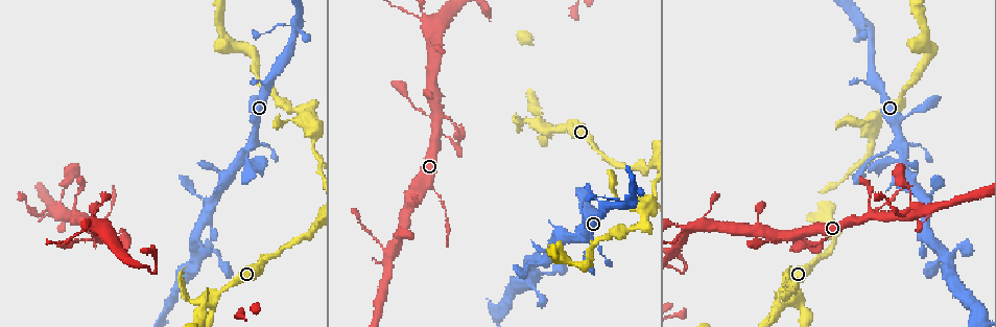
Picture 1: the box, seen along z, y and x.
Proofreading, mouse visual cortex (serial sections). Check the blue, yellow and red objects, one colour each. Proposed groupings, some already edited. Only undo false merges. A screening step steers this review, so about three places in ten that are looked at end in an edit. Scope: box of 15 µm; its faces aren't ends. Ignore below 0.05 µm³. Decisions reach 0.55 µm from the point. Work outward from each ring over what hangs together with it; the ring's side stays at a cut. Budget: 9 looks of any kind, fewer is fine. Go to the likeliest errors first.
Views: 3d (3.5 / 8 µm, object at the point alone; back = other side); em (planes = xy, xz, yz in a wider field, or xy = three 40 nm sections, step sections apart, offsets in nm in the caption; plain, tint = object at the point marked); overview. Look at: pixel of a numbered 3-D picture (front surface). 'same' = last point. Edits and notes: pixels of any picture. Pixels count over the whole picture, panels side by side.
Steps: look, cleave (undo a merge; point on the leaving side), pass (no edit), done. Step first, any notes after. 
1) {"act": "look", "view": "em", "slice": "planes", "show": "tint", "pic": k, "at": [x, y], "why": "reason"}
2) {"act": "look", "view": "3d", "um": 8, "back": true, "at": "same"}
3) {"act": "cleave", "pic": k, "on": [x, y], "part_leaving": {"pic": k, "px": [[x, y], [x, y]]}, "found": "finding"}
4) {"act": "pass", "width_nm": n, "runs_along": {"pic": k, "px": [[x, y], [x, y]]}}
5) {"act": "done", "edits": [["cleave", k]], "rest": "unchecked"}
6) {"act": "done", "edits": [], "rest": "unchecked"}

{"act": "look", "view": "3d", "um": 3.5, "pic": 1, "at": [432, 187], "why": "calibre changes"}

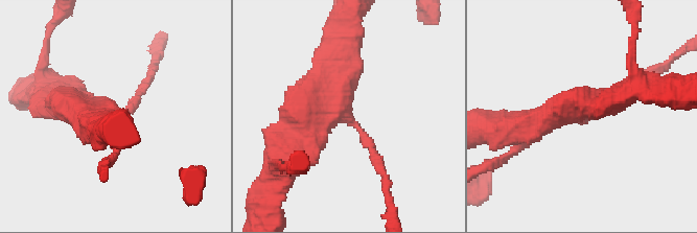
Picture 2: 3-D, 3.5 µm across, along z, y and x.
{"act": "look", "view": "em", "slice": "xy", "step": 1, "show": "plain", "pic": 2, "at": [350, 121], "arm_widths_nm": [150, 450]}

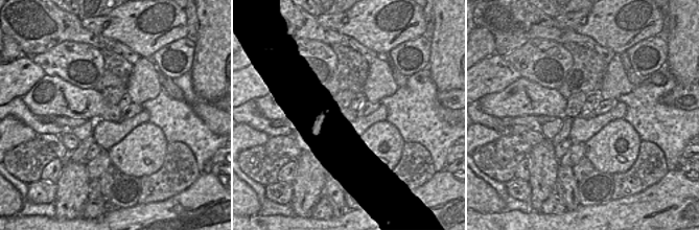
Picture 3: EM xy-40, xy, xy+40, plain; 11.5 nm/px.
{"act": "look", "view": "em", "slice": "xy", "step": 1, "show": "tint", "at": "same"}

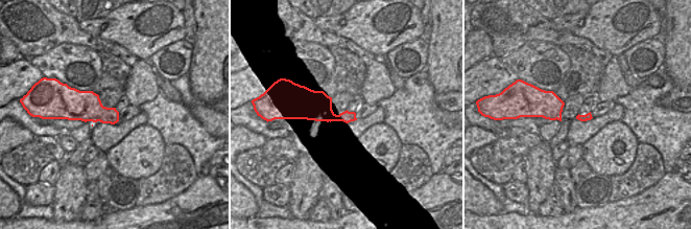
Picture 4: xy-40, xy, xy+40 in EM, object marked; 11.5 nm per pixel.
{"act": "cleave", "pic": 2, "on": [373, 153], "width_nm": 170, "part_leaving": {"pic": 2, "px": [[359, 130], [372, 146], [392, 205]]}, "found": "two cells meet here"}

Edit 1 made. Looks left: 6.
{"act": "look", "view": "overview", "why": "redraw"}

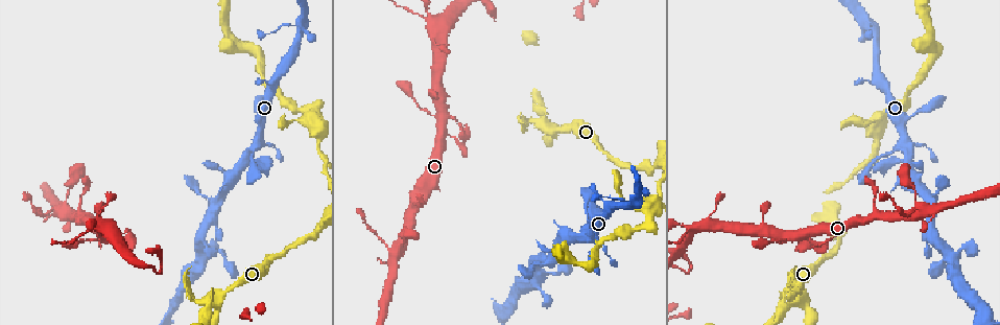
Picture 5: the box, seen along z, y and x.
{"act": "look", "view": "3d", "um": 8, "pic": 5, "at": [454, 138], "why": "sudden change in width"}

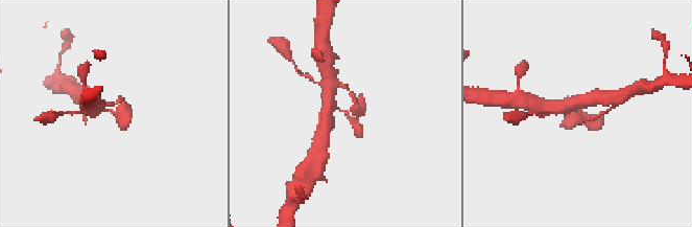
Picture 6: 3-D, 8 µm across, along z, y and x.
{"act": "look", "view": "em", "slice": "planes", "show": "tint", "pic": 6, "at": [348, 115]}

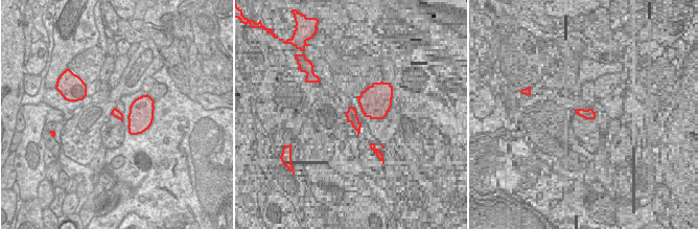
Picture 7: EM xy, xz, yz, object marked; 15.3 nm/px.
{"act": "pass", "width_nm": 220, "runs_along": {"pic": 6, "px": [[94, 103], [121, 116], [125, 127]]}, "found": "continuous, no second cell"}

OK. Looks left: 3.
{"act": "look", "view": "3d", "um": 3.5, "pic": 5, "at": [544, 117], "why": "narrows sharply"}

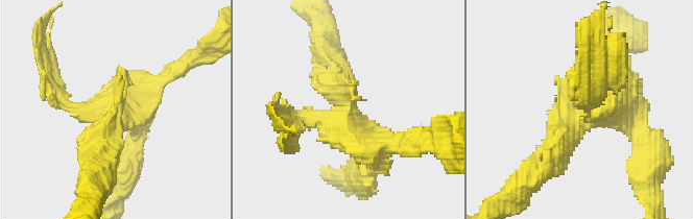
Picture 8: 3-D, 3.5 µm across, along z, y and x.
{"act": "cleave", "pic": 8, "on": [105, 130], "found": "two cells meet here"}

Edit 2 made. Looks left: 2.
{"act": "look", "view": "3d", "um": 3.5, "back": true, "pic": 5, "at": [97, 230], "why": "four or more arms meet"}

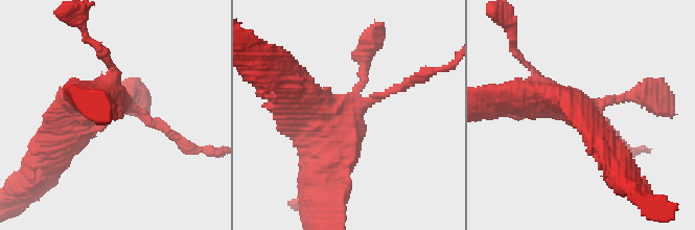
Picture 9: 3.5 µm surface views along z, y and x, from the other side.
{"act": "look", "view": "em", "slice": "xy", "step": 2, "show": "tint", "pic": 9, "at": [346, 112], "why": "now the EM"}

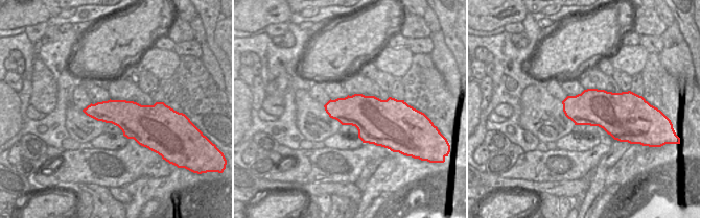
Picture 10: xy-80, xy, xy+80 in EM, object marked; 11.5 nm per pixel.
{"act": "pass", "width_nm": 440, "runs_along": {"pic": 9, "px": [[502, 101], [566, 101], [606, 150]]}, "found": "one cell here"}

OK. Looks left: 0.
{"act": "done", "edits": [["cleave", 2], ["cleave", 8]], "rest": "unchecked"}

